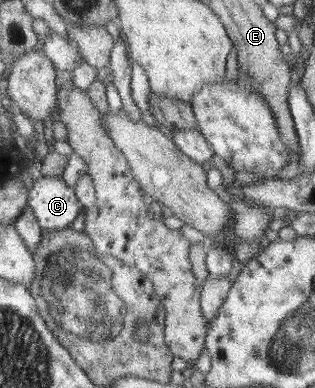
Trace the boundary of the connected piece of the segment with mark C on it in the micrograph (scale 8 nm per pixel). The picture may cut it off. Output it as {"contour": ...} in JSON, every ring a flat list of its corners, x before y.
{"contour":[[62,176,40,177,29,192,29,206,42,229,60,230,74,225,85,206,75,188]]}

